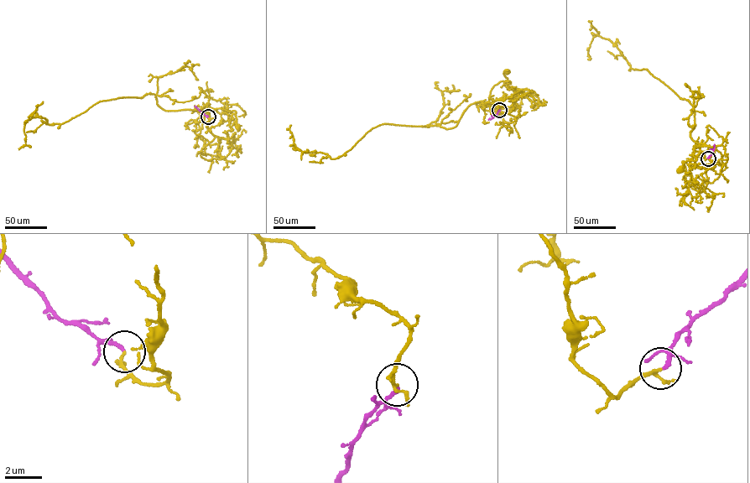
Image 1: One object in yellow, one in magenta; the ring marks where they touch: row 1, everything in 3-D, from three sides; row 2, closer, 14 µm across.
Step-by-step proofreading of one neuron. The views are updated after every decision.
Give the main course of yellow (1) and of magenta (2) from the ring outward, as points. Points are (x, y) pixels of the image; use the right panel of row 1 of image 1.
1: (708, 158), (705, 158), (700, 150), (700, 143), (705, 145), (694, 149), (696, 160), (685, 161), (680, 169)
2: (708, 158), (714, 144)

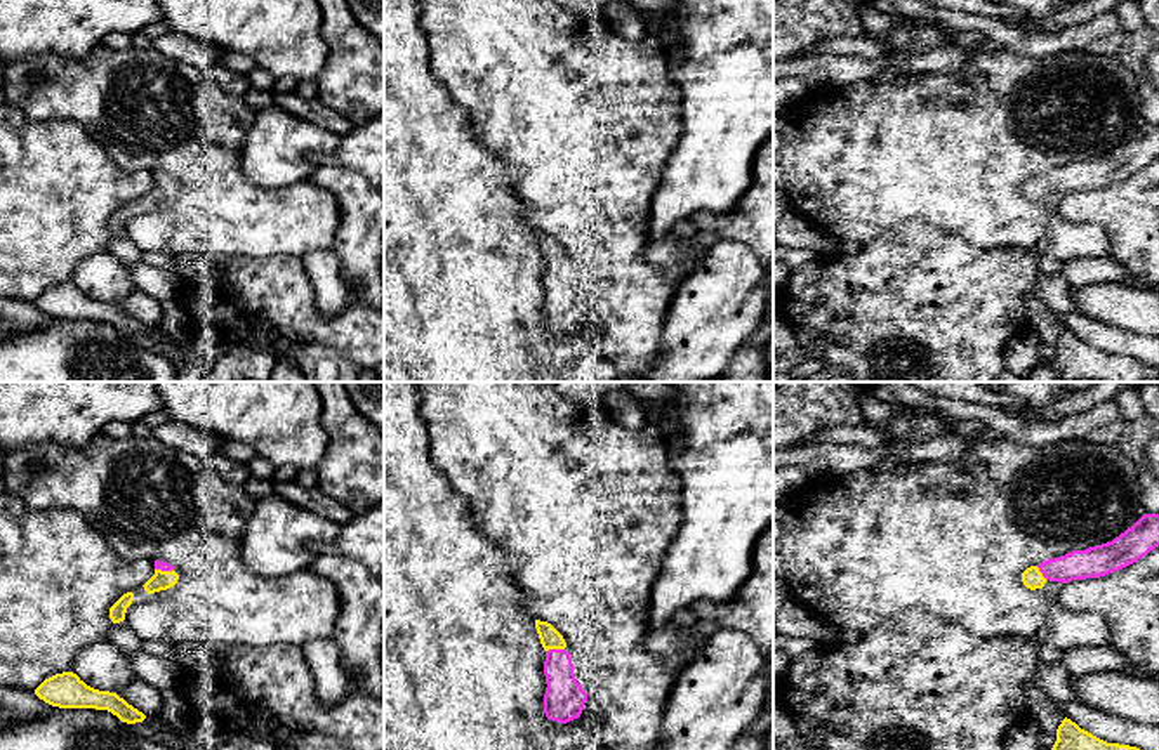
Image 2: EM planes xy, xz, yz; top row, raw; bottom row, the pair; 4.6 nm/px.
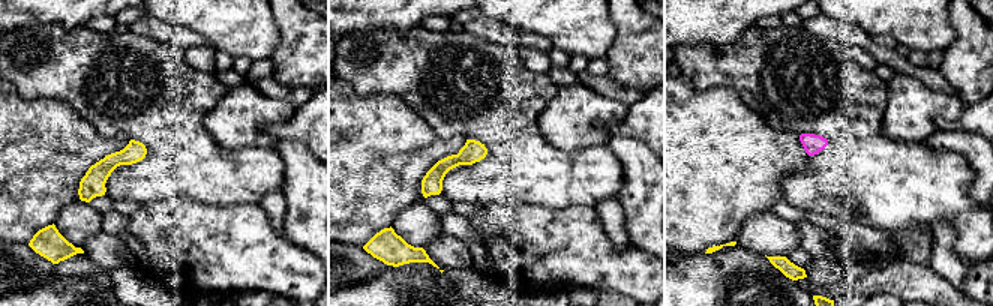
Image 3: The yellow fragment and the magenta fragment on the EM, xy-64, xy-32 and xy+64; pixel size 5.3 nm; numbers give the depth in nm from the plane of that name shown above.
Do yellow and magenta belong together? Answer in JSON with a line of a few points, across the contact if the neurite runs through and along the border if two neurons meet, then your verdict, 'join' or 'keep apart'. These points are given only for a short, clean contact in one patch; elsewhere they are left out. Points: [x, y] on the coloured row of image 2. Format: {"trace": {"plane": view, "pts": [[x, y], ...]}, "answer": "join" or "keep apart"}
{"trace": {"plane": "xz", "pts": [[549, 638], [555, 648], [563, 700]]}, "answer": "join"}

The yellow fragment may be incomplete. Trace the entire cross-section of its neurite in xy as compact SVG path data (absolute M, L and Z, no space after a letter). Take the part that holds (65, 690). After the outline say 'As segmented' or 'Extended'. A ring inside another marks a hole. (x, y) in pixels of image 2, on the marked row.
M63 672L45 679L35 689L35 694L59 708L108 710L127 724L142 722L146 719L142 712L129 705L116 693L94 689L73 672Z. As segmented

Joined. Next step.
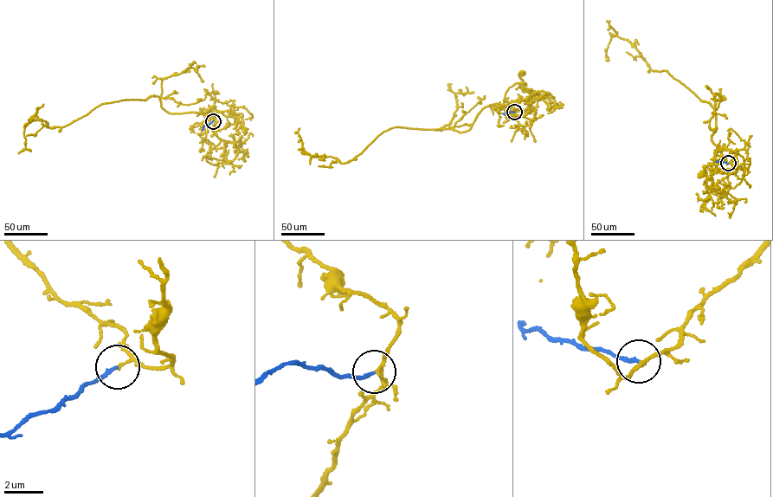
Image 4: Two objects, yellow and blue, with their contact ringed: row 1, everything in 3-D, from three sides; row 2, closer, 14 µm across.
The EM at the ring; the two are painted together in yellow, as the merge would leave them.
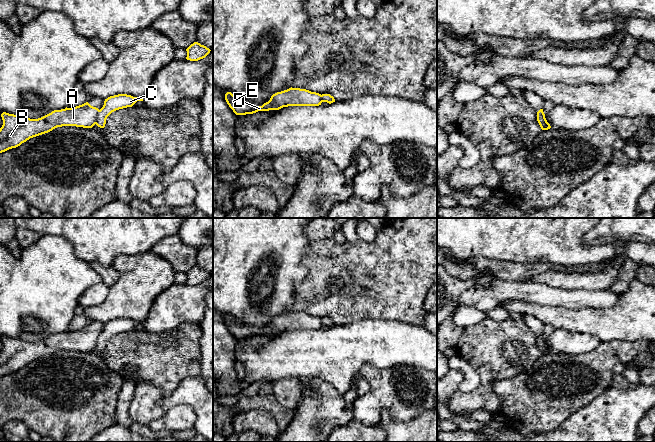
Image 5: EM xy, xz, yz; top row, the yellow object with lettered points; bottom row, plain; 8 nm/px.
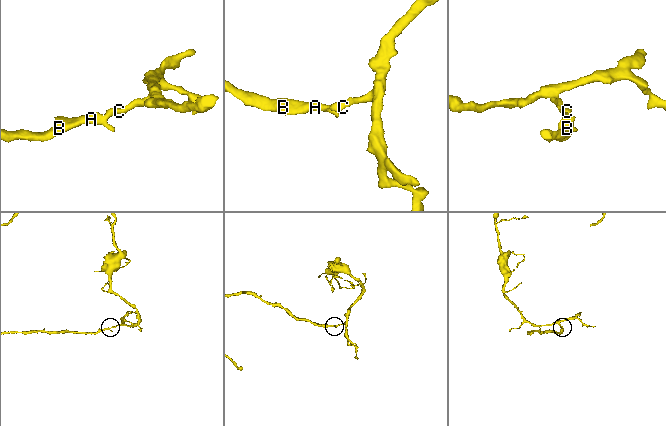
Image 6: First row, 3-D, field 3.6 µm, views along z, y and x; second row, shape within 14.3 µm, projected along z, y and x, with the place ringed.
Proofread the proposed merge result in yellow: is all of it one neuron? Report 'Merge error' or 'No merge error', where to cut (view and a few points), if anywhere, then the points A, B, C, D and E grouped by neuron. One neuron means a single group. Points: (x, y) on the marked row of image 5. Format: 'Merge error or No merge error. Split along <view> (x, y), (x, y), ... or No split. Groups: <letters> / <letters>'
Merge error. Split along xy (99, 110), (95, 123). Groups: A B D E / C

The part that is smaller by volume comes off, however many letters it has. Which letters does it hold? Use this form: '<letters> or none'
A, B, D, E

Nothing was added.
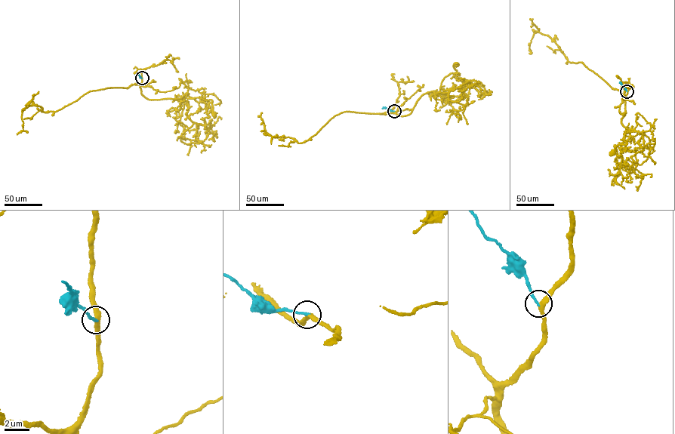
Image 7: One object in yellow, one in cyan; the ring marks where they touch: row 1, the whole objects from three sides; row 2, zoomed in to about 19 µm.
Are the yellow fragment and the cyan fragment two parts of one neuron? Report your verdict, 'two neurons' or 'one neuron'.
one neuron

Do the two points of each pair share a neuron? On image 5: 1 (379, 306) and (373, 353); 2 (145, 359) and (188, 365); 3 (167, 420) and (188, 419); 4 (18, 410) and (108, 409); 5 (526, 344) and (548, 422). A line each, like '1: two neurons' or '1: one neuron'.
1: two neurons
2: one neuron
3: one neuron
4: one neuron
5: two neurons

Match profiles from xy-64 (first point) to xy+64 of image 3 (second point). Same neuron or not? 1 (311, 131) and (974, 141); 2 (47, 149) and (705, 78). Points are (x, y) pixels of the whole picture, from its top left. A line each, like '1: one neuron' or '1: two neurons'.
1: two neurons
2: two neurons

